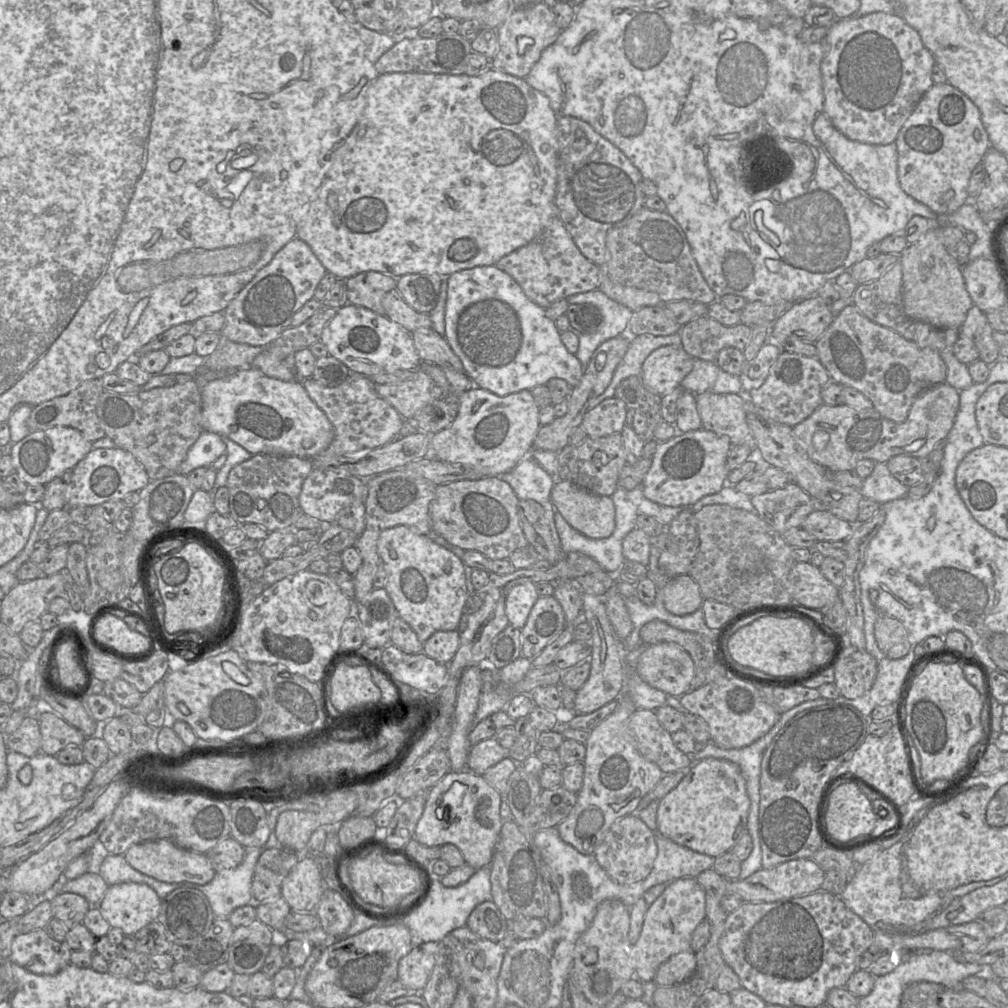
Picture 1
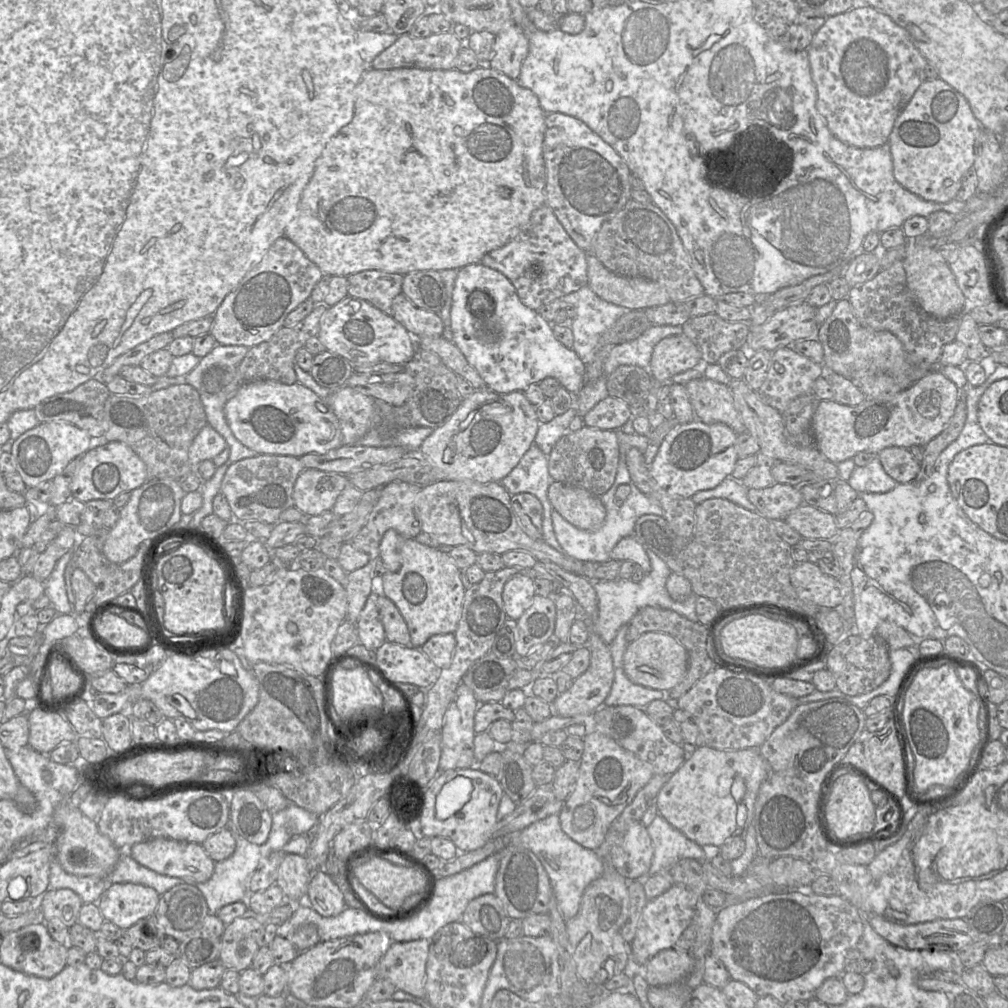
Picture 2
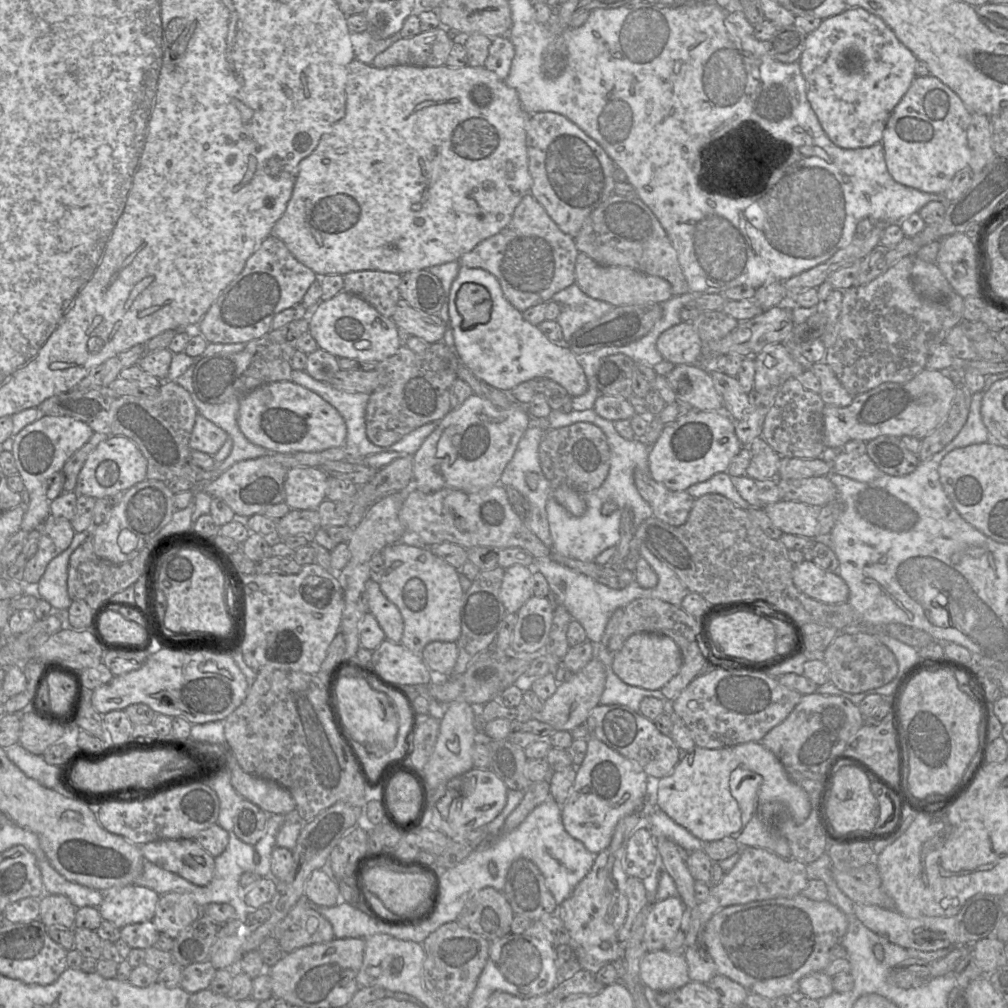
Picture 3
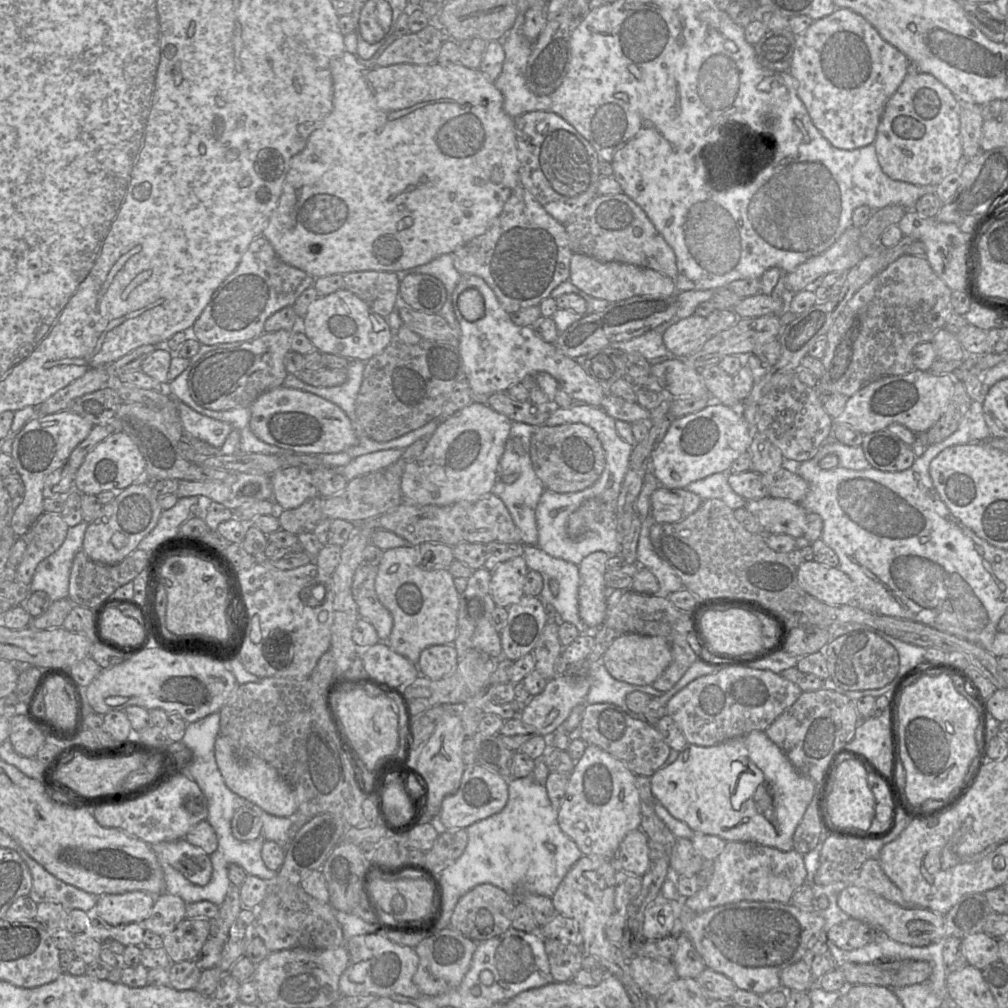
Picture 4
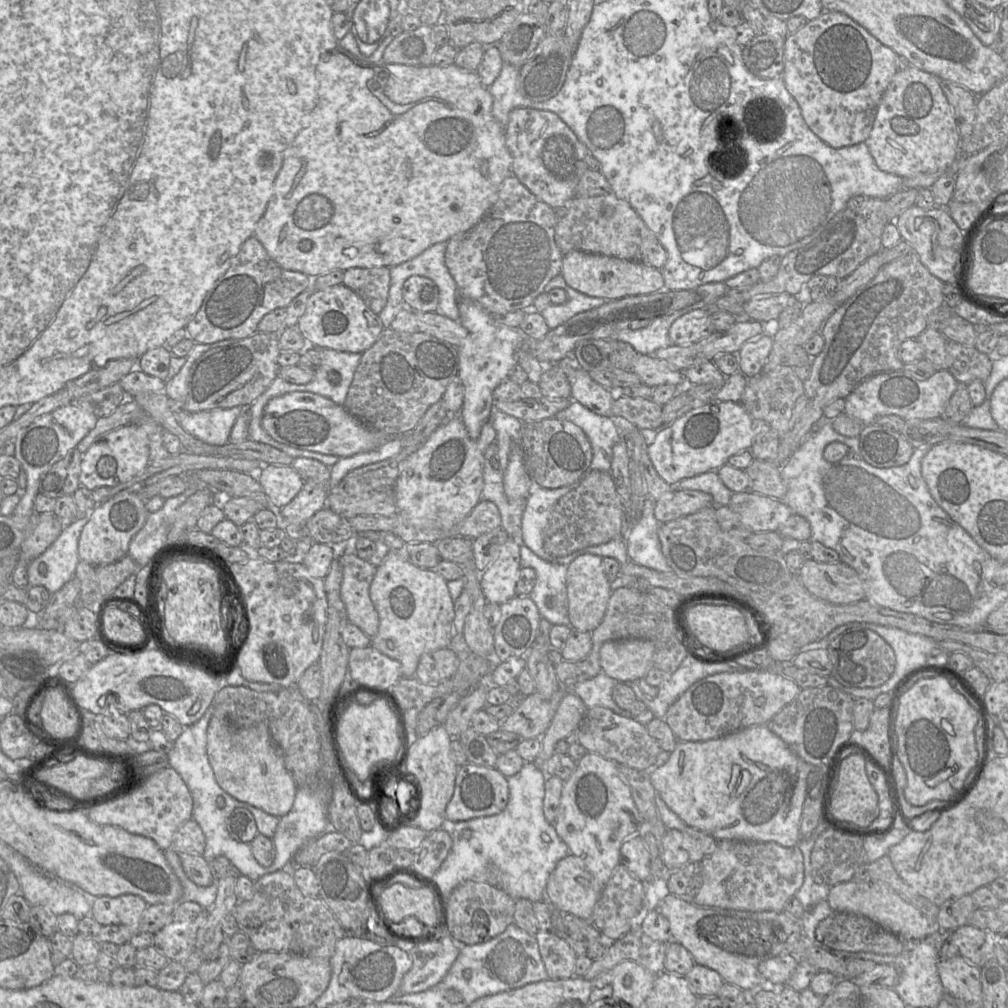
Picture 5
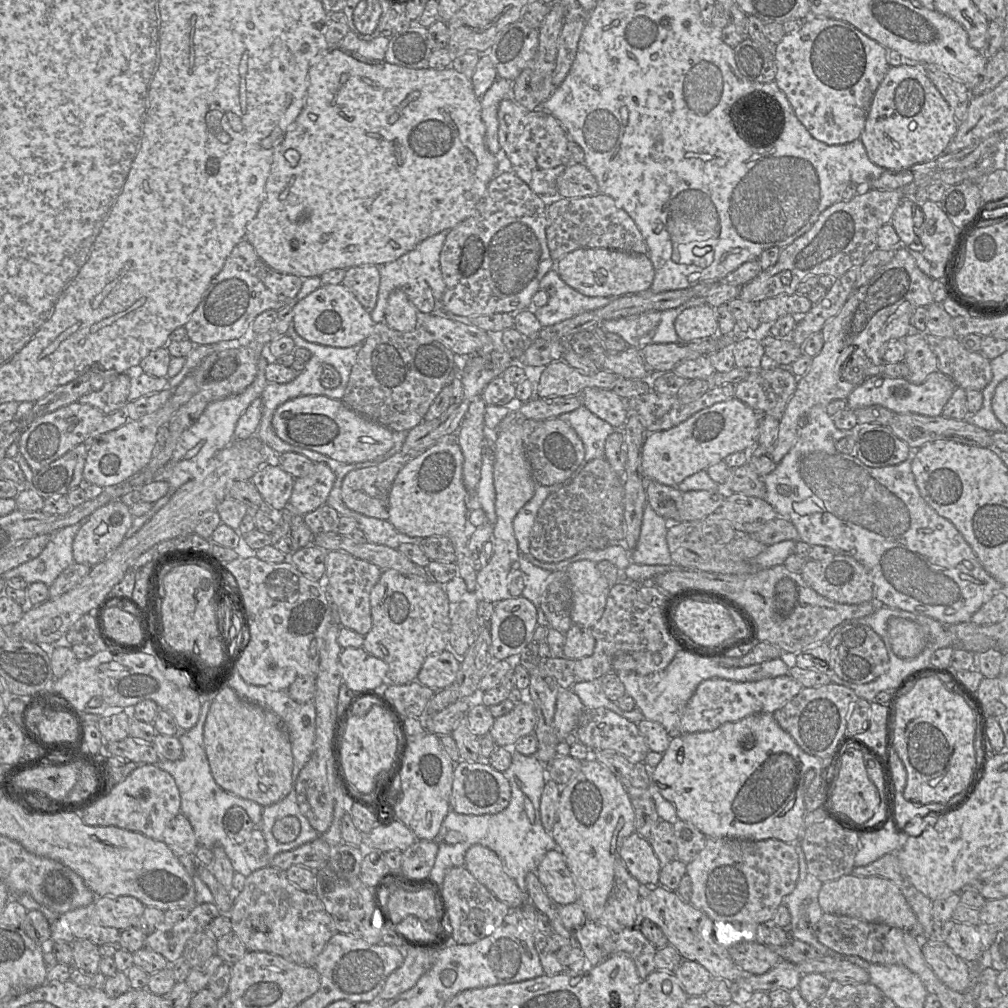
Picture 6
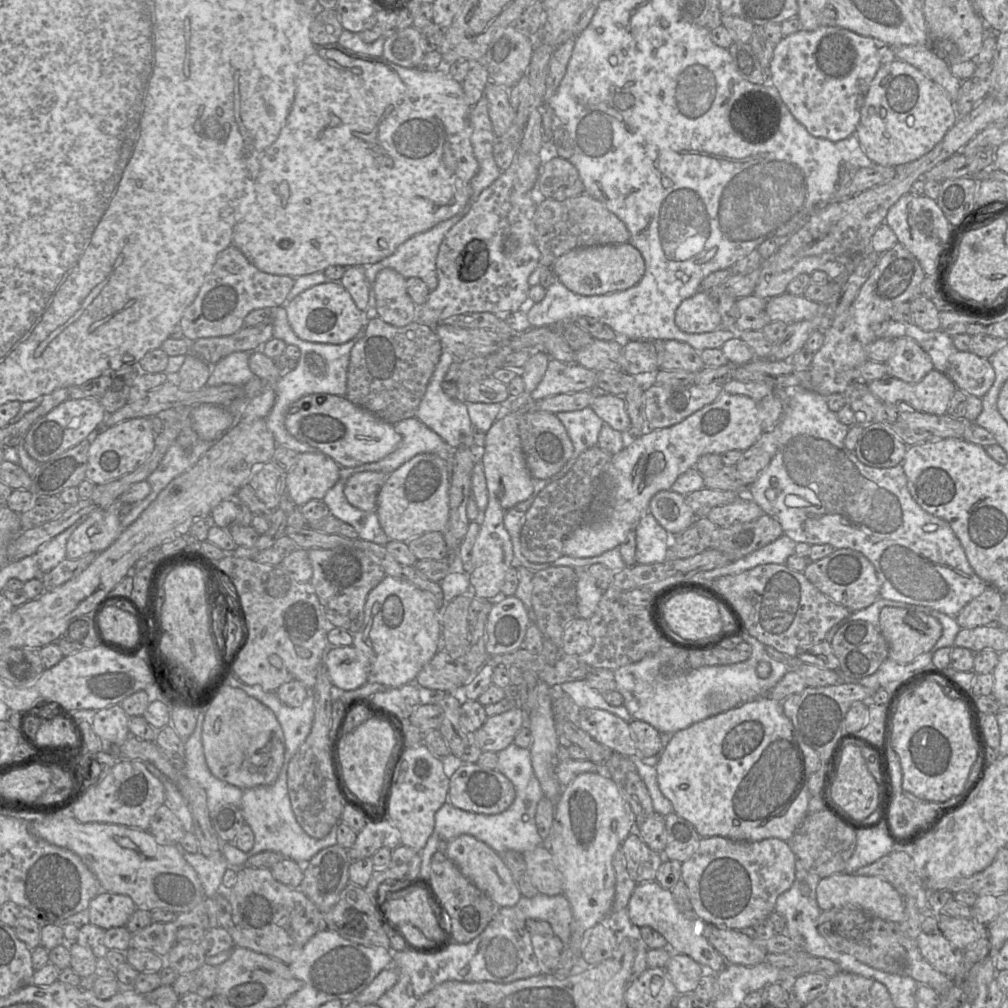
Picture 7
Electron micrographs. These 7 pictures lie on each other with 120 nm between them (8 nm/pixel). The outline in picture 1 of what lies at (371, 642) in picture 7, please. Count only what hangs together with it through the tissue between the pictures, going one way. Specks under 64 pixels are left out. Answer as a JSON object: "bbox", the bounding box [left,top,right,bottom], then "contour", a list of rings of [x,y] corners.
{"bbox":[378,526,468,643],"contour":[[[406,526],[392,527],[380,533],[378,555],[386,571],[384,589],[399,617],[412,628],[421,643],[435,632],[460,628],[468,591],[465,565],[458,556]]]}

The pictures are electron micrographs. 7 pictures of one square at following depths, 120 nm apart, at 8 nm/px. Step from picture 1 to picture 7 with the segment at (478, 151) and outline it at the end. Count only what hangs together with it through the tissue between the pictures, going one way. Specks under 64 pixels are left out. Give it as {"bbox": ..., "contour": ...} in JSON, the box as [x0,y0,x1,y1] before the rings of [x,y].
{"bbox":[232,43,478,278],"contour":[[[328,43],[323,45],[315,45],[312,54],[307,56],[297,68],[297,79],[296,79],[296,93],[293,105],[288,114],[288,117],[283,125],[277,140],[271,144],[262,154],[260,160],[260,171],[255,183],[255,200],[249,207],[248,211],[239,220],[232,233],[232,245],[239,248],[248,260],[259,270],[274,274],[274,275],[286,275],[293,278],[299,276],[313,274],[317,272],[323,272],[326,268],[330,266],[367,266],[381,261],[382,259],[390,256],[394,253],[399,245],[404,243],[406,240],[412,236],[425,232],[438,223],[445,221],[464,209],[469,207],[471,199],[471,187],[470,182],[472,178],[478,171],[478,162],[474,156],[473,148],[471,144],[471,127],[469,121],[469,115],[471,106],[469,106],[465,93],[462,88],[462,83],[455,81],[446,71],[445,67],[442,67],[435,71],[424,71],[418,68],[405,68],[397,64],[391,63],[384,59],[383,57],[374,57],[361,52],[354,51],[347,48],[340,43]]]}

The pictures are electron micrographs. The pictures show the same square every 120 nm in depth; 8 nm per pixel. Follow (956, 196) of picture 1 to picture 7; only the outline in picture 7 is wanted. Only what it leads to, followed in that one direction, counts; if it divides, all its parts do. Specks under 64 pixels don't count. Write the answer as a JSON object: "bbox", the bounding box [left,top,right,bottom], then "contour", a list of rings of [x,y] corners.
{"bbox":[855,59,957,167],"contour":[[[896,59],[881,65],[871,82],[855,136],[872,162],[896,167],[929,153],[957,120],[955,105],[942,87],[912,65]]]}

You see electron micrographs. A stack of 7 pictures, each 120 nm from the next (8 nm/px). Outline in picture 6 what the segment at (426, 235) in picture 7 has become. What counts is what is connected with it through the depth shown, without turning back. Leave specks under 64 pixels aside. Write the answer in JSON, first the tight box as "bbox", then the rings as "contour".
{"bbox":[370,230,450,323],"contour":[[[450,230],[441,231],[420,242],[414,249],[402,255],[397,260],[377,266],[380,270],[380,285],[375,308],[370,312],[374,323],[384,322],[385,308],[390,293],[398,288],[402,288],[410,280],[424,279],[430,286],[433,296],[439,304],[445,292],[445,283],[440,268],[440,254],[446,237]]]}

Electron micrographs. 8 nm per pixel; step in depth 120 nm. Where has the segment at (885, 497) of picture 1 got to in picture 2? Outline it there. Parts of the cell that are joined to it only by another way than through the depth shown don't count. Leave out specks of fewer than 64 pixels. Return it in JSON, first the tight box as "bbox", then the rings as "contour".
{"bbox":[847,455,898,493],"contour":[[[876,455],[866,466],[855,467],[847,483],[857,493],[886,493],[898,484],[885,472]]]}

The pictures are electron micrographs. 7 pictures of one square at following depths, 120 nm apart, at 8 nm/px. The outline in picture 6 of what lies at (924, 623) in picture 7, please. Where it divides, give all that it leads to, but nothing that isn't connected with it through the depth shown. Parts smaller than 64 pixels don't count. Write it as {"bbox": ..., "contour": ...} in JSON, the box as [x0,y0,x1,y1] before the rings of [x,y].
{"bbox":[888,618,927,658],"contour":[[[890,618],[888,633],[892,650],[900,658],[914,658],[927,645],[926,631],[923,627],[904,618]]]}

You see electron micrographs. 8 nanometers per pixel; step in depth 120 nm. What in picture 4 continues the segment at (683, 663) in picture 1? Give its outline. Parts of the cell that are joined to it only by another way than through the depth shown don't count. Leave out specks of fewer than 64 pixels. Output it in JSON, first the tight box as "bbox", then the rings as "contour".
{"bbox":[602,634,672,685],"contour":[[[625,634],[613,640],[602,656],[602,662],[609,674],[621,682],[631,685],[652,685],[672,660],[668,641],[661,636]]]}

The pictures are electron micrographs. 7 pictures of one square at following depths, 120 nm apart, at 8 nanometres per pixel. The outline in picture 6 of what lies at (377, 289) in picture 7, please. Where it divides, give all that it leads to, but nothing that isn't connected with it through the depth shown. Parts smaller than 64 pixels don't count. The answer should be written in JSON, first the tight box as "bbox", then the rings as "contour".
{"bbox":[384,288,421,332],"contour":[[[402,288],[393,290],[387,300],[384,322],[401,332],[414,330],[420,325],[421,315]]]}

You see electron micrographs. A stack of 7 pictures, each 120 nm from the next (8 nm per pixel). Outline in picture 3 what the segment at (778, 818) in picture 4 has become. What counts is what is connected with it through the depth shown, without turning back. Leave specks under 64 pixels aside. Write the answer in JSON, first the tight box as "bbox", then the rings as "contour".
{"bbox":[656,742,811,858],"contour":[[[747,742],[716,749],[696,746],[678,762],[671,773],[657,781],[656,793],[657,806],[703,843],[731,838],[740,847],[767,849],[782,858],[791,857],[789,844],[764,823],[761,806],[772,801],[782,802],[798,824],[803,823],[811,812],[807,792],[791,780],[780,760],[761,742]]]}

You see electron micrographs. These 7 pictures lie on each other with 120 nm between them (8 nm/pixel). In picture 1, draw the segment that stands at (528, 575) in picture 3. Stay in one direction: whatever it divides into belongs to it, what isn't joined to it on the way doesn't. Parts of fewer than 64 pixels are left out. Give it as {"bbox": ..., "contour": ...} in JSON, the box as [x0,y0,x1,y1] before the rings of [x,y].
{"bbox":[505,582,538,629],"contour":[[[525,582],[512,587],[505,599],[505,614],[509,624],[522,629],[538,598],[536,585],[533,582]]]}

